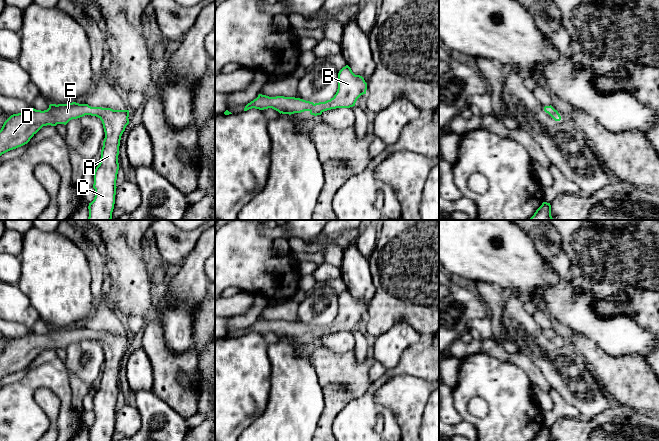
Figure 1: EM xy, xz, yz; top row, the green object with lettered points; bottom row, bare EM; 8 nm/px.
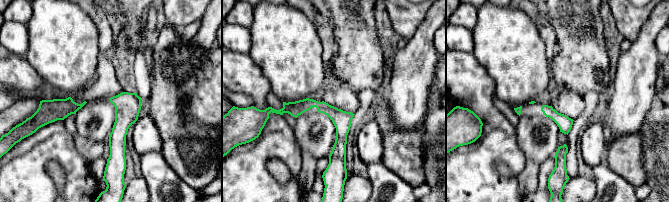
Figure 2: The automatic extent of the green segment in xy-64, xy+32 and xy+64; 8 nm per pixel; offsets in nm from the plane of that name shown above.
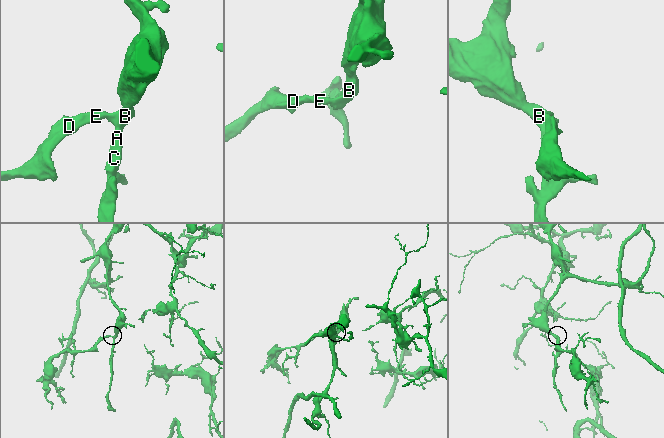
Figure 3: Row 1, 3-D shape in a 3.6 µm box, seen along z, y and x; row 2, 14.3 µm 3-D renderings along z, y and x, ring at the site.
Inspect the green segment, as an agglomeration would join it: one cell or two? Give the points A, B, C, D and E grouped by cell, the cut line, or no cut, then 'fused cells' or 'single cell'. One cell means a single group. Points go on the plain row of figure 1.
groups A B C D E; cut none; single cell

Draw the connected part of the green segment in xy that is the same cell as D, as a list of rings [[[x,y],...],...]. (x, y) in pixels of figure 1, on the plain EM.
[[[76,326],[68,328],[50,328],[47,334],[36,333],[26,334],[18,338],[11,339],[3,348],[0,354],[0,380],[10,374],[27,368],[30,363],[43,351],[57,348],[66,349],[70,344],[91,339],[98,341],[103,348],[105,362],[101,374],[100,387],[94,395],[95,413],[94,424],[89,427],[89,441],[112,441],[116,419],[116,404],[119,394],[118,379],[120,364],[126,350],[129,348],[129,334],[113,334],[111,332],[91,331],[88,328]]]

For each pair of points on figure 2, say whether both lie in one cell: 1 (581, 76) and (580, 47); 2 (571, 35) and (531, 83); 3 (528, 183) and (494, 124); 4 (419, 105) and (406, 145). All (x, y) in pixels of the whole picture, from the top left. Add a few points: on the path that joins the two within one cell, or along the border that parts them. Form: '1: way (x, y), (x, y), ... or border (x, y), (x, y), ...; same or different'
1: way (581, 69), (581, 54); same
2: border (548, 59), (552, 77); different
3: border (526, 160), (524, 169), (518, 175), (519, 191); different
4: border (390, 117), (399, 129), (410, 129), (421, 122); different

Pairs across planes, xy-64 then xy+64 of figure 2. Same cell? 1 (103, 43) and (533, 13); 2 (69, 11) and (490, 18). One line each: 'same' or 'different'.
1: same
2: same

